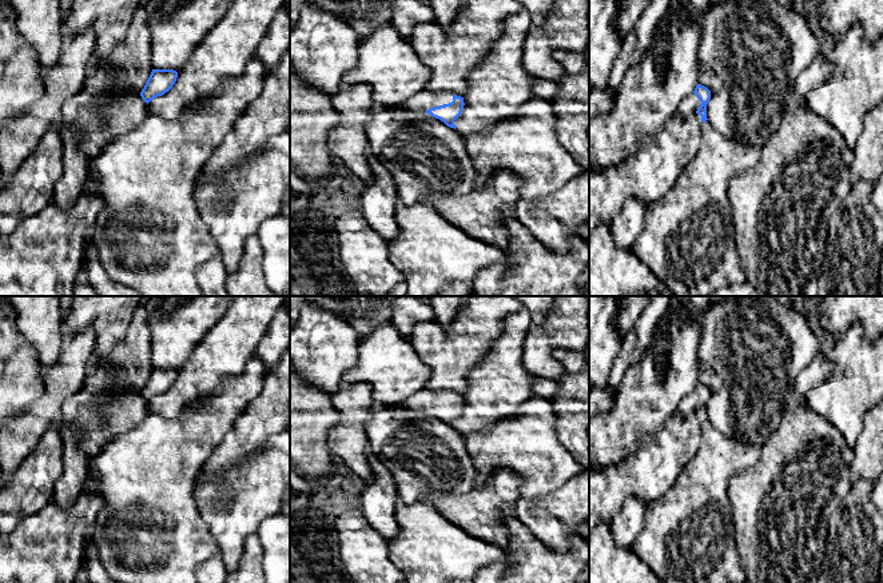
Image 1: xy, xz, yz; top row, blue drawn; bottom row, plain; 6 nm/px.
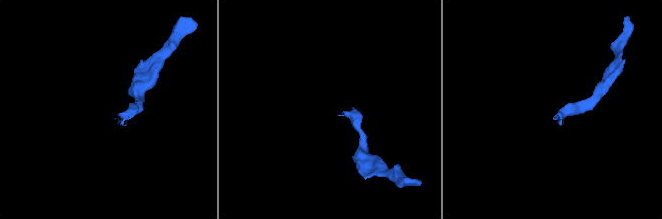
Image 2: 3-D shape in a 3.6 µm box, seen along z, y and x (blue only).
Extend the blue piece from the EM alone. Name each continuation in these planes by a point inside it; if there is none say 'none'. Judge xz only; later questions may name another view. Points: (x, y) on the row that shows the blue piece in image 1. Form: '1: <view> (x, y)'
1: xz (424, 100)

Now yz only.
1: yz (691, 103)

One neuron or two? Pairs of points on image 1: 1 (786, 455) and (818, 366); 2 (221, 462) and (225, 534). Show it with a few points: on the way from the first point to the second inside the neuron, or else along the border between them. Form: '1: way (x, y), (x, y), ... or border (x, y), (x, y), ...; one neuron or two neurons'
1: way (796, 432), (796, 395), (799, 388); one neuron
2: border (249, 456), (217, 478), (202, 479), (195, 484); two neurons

